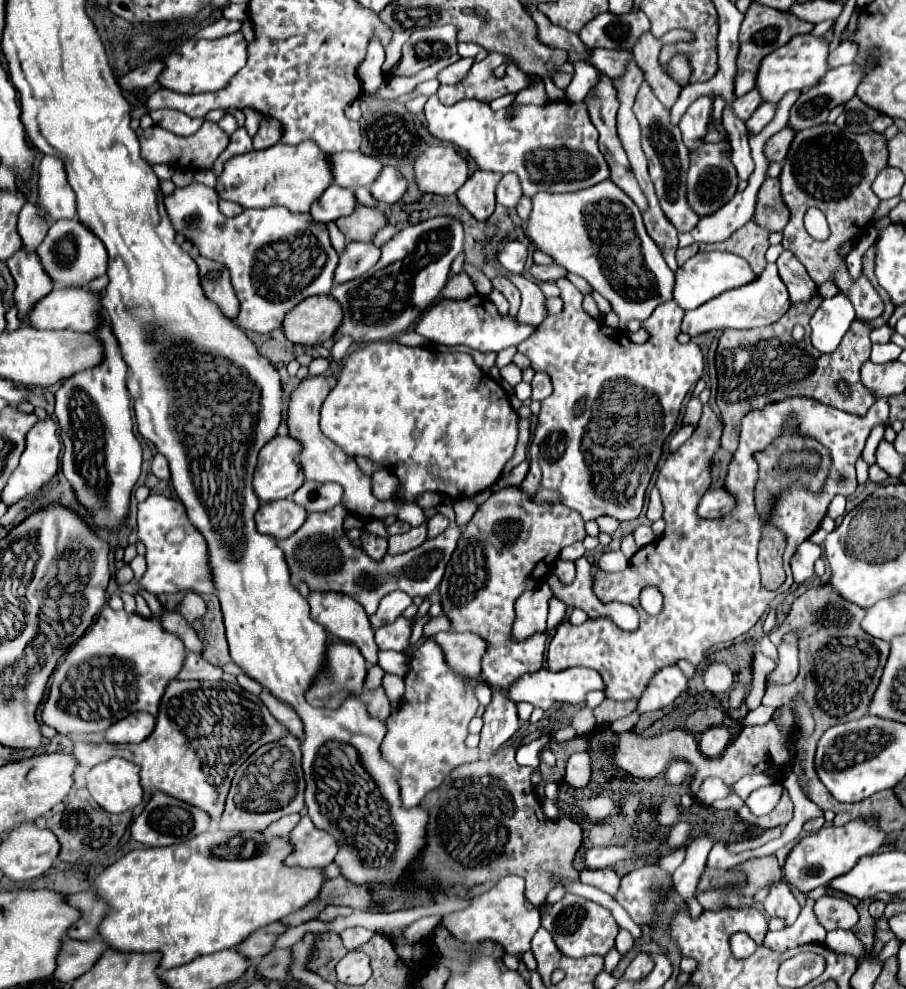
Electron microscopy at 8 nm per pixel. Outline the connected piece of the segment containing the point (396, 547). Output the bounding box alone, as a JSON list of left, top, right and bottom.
[389,523,427,555]

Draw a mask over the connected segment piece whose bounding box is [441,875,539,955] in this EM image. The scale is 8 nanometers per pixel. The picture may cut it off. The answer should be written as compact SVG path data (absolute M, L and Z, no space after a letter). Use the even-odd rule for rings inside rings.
M509 875L501 879L491 891L475 897L467 909L449 913L443 917L441 925L459 941L481 943L495 941L505 947L511 955L523 955L531 947L531 939L539 929L539 907L531 905L525 895L525 881L521 877Z

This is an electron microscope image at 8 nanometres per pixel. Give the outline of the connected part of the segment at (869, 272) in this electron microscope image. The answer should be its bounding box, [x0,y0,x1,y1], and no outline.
[863,243,877,285]

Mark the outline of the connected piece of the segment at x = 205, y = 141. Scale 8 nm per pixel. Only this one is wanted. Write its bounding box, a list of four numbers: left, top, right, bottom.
[139,121,227,171]

